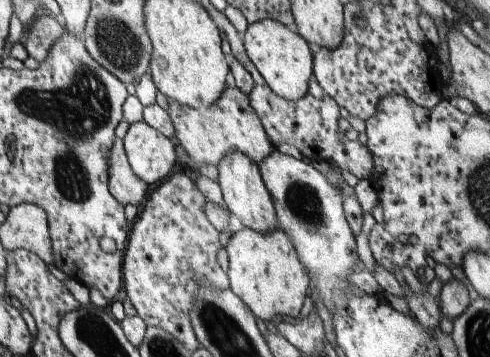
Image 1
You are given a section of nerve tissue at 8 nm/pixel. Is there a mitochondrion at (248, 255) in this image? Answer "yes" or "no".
no

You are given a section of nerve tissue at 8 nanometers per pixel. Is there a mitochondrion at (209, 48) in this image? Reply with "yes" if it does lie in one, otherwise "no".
no

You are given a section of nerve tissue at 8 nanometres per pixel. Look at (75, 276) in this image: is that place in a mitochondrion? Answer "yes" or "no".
no

